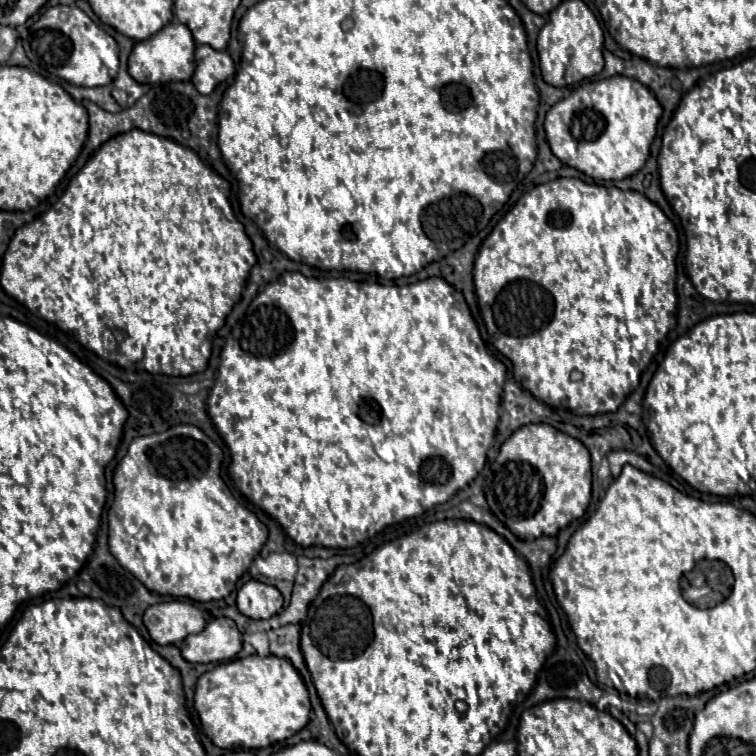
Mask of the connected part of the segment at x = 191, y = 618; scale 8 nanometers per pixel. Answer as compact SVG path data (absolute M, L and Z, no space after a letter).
M182 600L154 604L144 612L144 626L150 632L150 638L158 644L178 644L188 634L202 632L206 620L202 612Z

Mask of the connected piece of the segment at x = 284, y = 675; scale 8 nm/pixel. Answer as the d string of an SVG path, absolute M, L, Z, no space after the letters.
M278 656L236 658L198 678L194 708L206 736L224 750L258 750L300 732L310 720L308 690L290 660Z

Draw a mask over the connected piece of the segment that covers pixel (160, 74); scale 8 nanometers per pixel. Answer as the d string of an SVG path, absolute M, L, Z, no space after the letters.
M170 22L156 36L142 40L134 46L134 50L128 58L128 72L140 84L190 80L194 74L194 68L196 68L194 50L196 50L196 42L194 42L192 34L188 32L188 28L180 22Z

